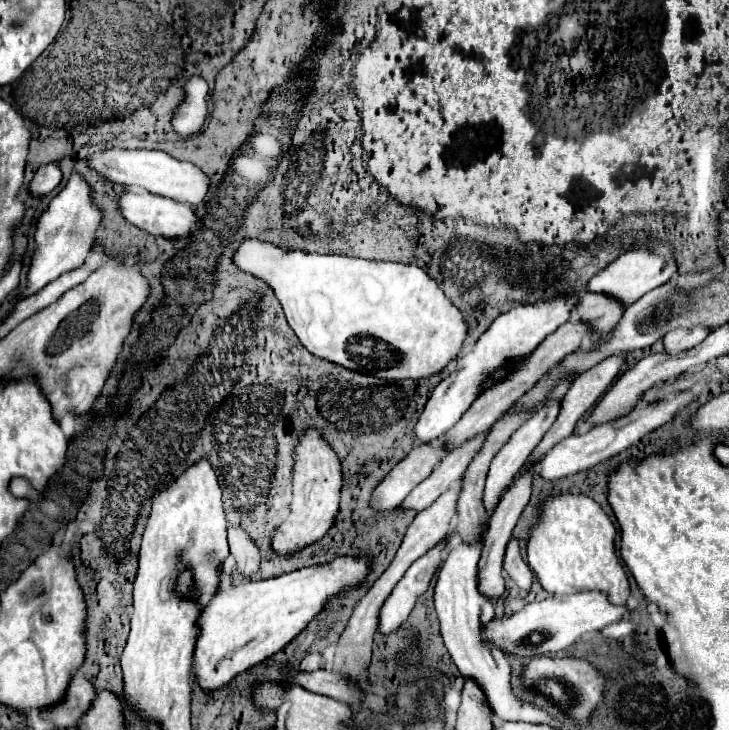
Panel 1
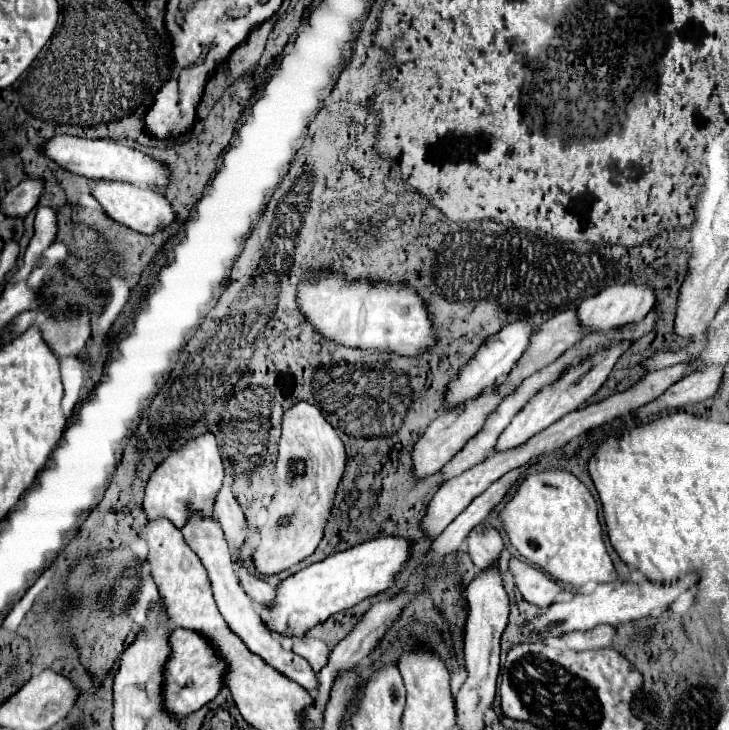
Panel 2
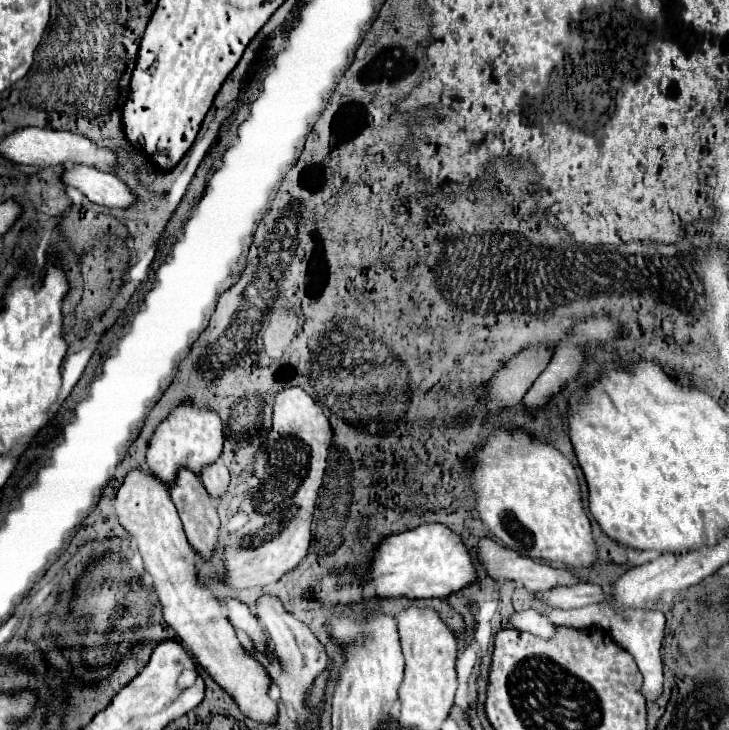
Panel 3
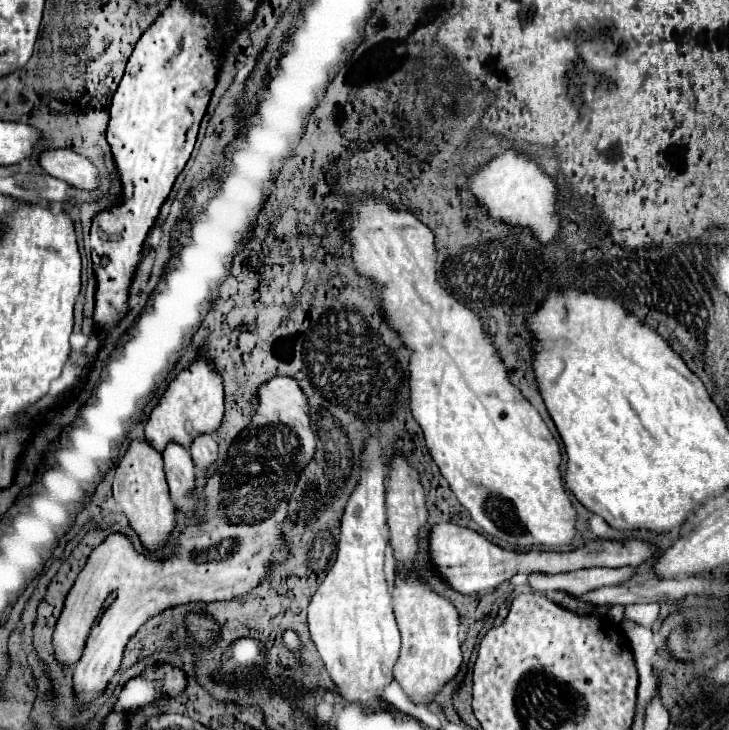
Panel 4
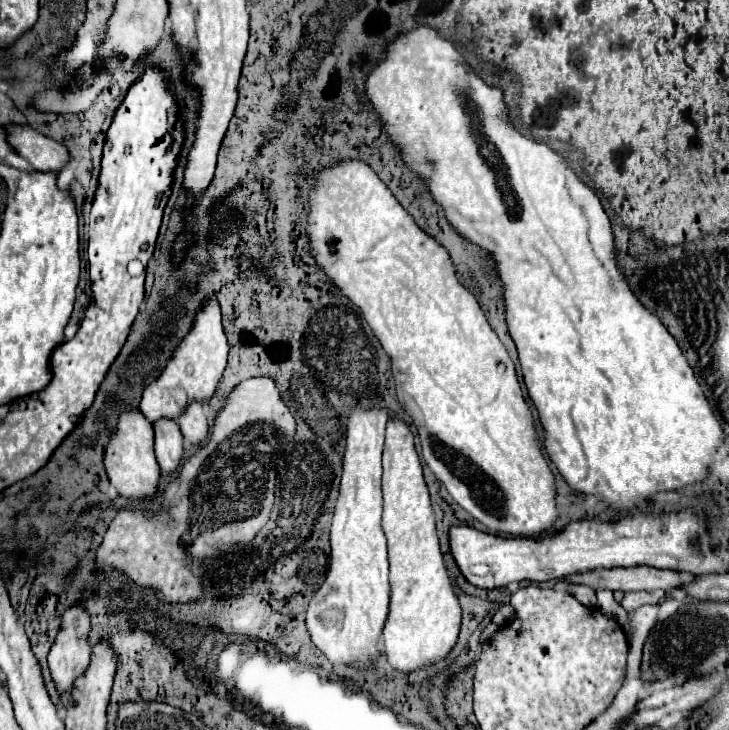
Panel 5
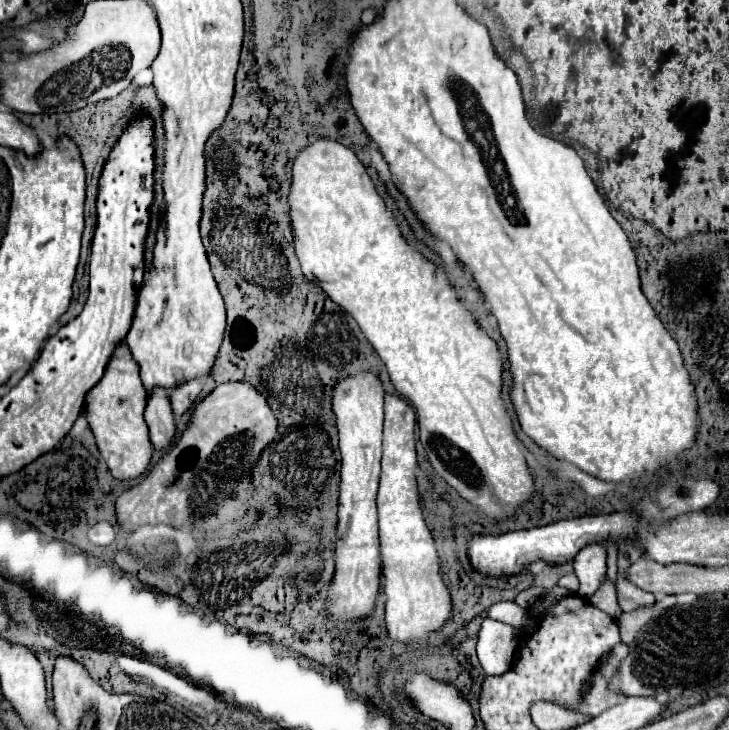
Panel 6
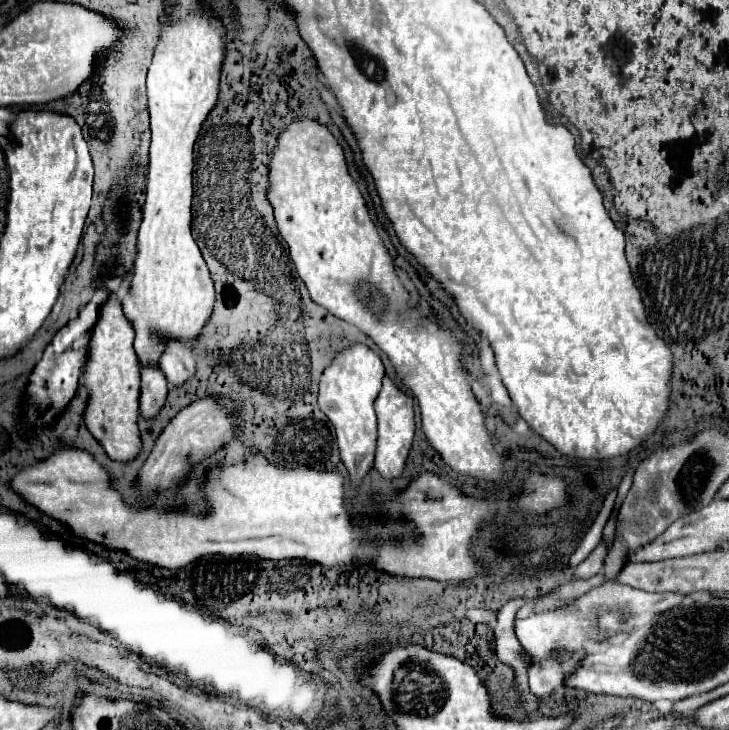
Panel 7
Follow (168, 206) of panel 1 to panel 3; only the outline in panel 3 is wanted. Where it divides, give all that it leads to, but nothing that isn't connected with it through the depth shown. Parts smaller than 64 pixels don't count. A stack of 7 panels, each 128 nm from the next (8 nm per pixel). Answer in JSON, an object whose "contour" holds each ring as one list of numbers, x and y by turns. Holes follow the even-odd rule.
{"contour":[[72,166,62,176,64,184,78,188,86,194,86,198,94,204,108,208,130,208,138,202,138,196,112,172,88,168,88,166]]}

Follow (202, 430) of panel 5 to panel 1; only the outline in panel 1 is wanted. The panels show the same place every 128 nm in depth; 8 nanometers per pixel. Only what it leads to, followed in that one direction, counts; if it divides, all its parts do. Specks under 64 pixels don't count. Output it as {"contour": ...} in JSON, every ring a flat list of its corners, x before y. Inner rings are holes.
{"contour":[[228,528,228,544,236,560,236,568,244,574,254,574,258,570,260,554,250,536,240,528]]}

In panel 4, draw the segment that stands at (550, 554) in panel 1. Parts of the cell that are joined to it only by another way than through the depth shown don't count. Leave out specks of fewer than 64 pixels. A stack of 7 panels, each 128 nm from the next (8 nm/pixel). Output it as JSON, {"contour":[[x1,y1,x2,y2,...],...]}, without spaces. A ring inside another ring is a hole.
{"contour":[[366,198,350,210,344,228,346,240,352,246,356,272,376,282,388,322,400,330,404,342,412,348,410,408,424,430,432,460,438,464,460,504,486,534,516,548,562,550,562,546,574,546,578,514,570,504,560,476,560,446,538,416,536,408,508,382,506,368,478,316,438,284,434,276,434,234,410,212,398,212,384,200]]}

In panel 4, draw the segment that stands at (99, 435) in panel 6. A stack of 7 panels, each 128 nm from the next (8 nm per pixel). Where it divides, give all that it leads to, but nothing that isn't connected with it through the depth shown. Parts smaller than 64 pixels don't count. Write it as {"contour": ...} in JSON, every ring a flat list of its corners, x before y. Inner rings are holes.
{"contour":[[146,440,132,442,114,474,114,500,138,534,146,552,158,552,176,528,176,508,168,494,162,454,148,448]]}

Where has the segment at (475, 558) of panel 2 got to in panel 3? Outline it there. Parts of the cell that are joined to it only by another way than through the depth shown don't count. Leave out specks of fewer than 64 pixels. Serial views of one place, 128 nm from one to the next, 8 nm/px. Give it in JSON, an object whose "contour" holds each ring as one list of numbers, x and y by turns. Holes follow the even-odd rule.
{"contour":[[480,538,478,560,492,578,508,578,528,590,548,590,556,584,576,584,578,580,560,568,538,564,518,552,496,544,492,538]]}

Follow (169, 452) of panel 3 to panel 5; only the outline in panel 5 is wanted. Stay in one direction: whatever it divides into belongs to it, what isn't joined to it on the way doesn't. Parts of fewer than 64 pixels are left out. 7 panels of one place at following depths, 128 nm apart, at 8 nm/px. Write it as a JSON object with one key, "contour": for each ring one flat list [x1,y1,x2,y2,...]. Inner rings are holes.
{"contour":[[210,298,204,310,198,314,192,332,176,348,172,360,168,362,160,378,144,388,140,412,146,416,150,424,154,424,160,418,178,420,184,414,184,410,194,402,206,404,214,396,218,382,226,370,226,356,228,356,228,344,220,324,220,308,218,302]]}

